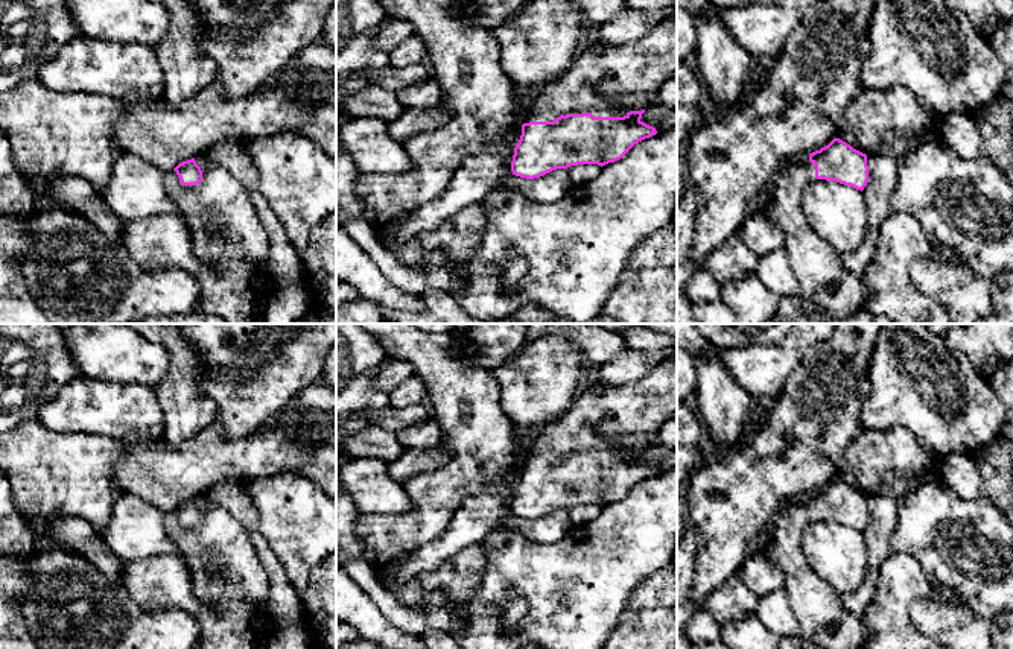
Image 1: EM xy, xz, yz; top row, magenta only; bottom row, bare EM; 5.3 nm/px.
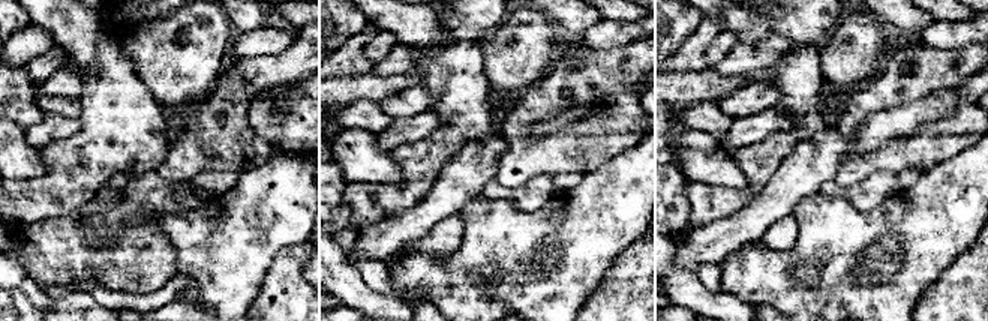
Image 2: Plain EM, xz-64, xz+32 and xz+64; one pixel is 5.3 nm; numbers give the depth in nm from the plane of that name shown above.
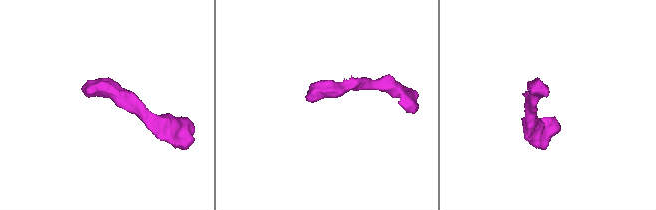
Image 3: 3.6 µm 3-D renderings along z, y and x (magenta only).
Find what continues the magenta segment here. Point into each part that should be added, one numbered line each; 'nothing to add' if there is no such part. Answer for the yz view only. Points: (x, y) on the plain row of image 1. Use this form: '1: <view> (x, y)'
1: yz (823, 619)

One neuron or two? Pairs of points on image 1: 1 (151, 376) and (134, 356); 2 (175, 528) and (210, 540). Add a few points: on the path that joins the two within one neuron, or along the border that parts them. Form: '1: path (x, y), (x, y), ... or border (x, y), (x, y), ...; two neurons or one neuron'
1: path (148, 371), (137, 360); one neuron
2: path (184, 535), (201, 538); one neuron

